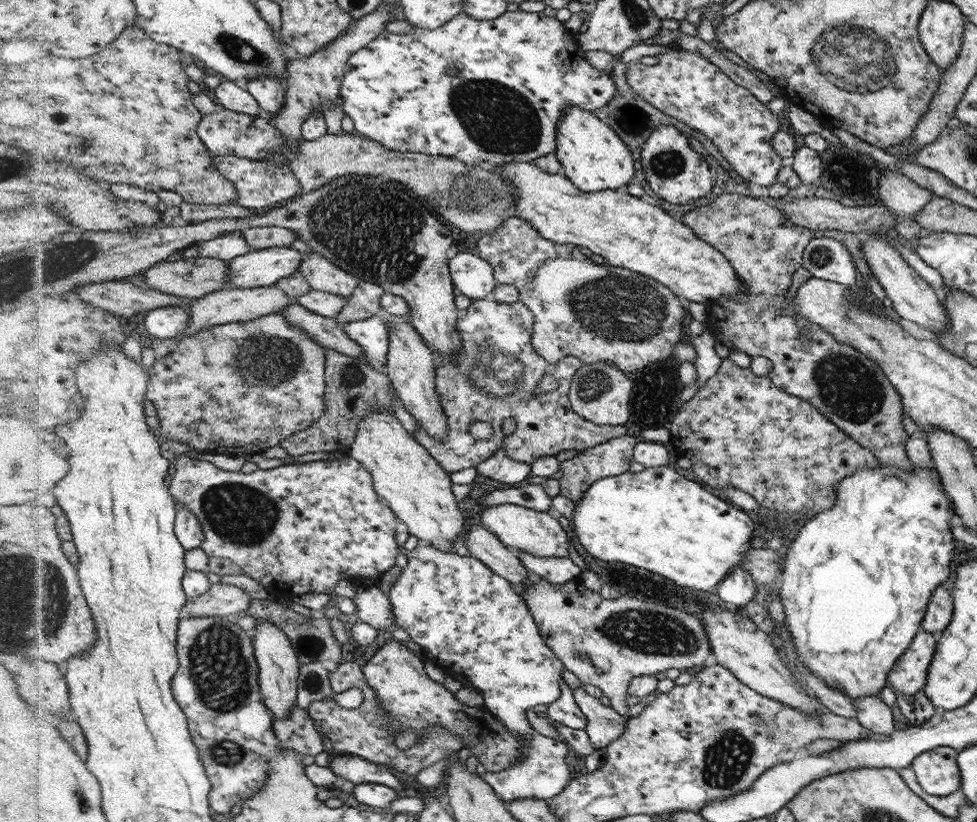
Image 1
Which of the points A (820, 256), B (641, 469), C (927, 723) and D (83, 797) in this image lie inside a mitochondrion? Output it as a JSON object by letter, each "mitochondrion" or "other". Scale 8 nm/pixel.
{"A":"mitochondrion","B":"other","C":"other","D":"mitochondrion"}

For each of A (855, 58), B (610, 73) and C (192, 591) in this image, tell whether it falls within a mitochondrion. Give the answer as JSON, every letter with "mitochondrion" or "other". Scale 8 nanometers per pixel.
{"A":"mitochondrion","B":"other","C":"other"}

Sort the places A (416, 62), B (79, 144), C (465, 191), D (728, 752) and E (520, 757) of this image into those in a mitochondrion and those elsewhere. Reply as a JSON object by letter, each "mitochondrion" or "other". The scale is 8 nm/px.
{"A":"other","B":"mitochondrion","C":"mitochondrion","D":"mitochondrion","E":"other"}

